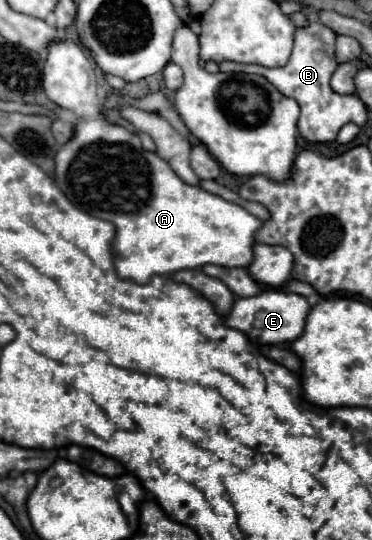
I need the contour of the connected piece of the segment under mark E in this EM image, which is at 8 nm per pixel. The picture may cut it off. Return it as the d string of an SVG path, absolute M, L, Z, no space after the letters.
M265 290L251 298L237 298L231 312L223 318L225 326L243 332L251 342L257 344L287 344L301 336L309 302L299 294L287 294L283 290Z

